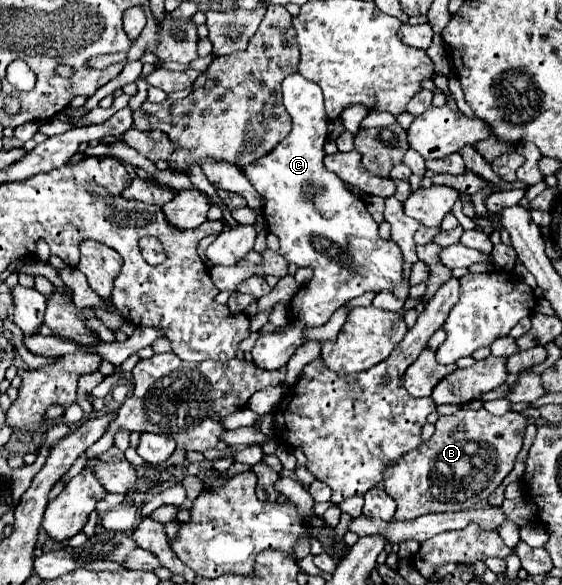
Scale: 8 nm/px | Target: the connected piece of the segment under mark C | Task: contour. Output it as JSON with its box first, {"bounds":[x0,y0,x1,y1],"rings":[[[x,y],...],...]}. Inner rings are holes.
{"bounds":[243,73,403,369],"rings":[[[293,73],[287,75],[281,83],[283,89],[283,105],[287,107],[287,113],[291,115],[293,129],[291,133],[265,157],[259,161],[245,165],[243,173],[251,181],[251,185],[257,189],[257,193],[263,197],[263,217],[269,225],[269,231],[275,233],[281,241],[279,253],[289,261],[297,263],[299,267],[313,267],[313,279],[307,283],[307,289],[299,289],[297,295],[291,299],[291,325],[285,331],[275,331],[275,333],[263,333],[259,335],[251,355],[253,361],[259,369],[281,369],[283,365],[289,363],[289,359],[295,355],[295,351],[307,343],[303,331],[321,327],[325,325],[331,315],[345,305],[347,301],[363,295],[365,291],[385,291],[401,283],[401,267],[403,267],[403,257],[399,253],[399,247],[395,241],[385,241],[377,233],[377,223],[371,219],[365,203],[349,193],[345,189],[345,183],[331,171],[325,169],[323,165],[324,145],[327,141],[327,115],[325,115],[325,105],[323,105],[323,95],[319,85],[313,81],[307,81],[303,75]]]}

